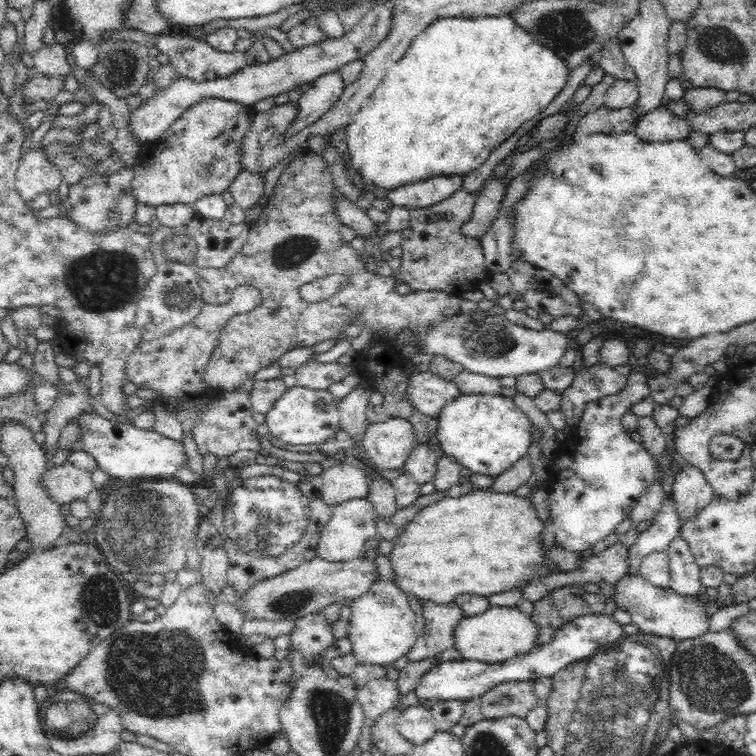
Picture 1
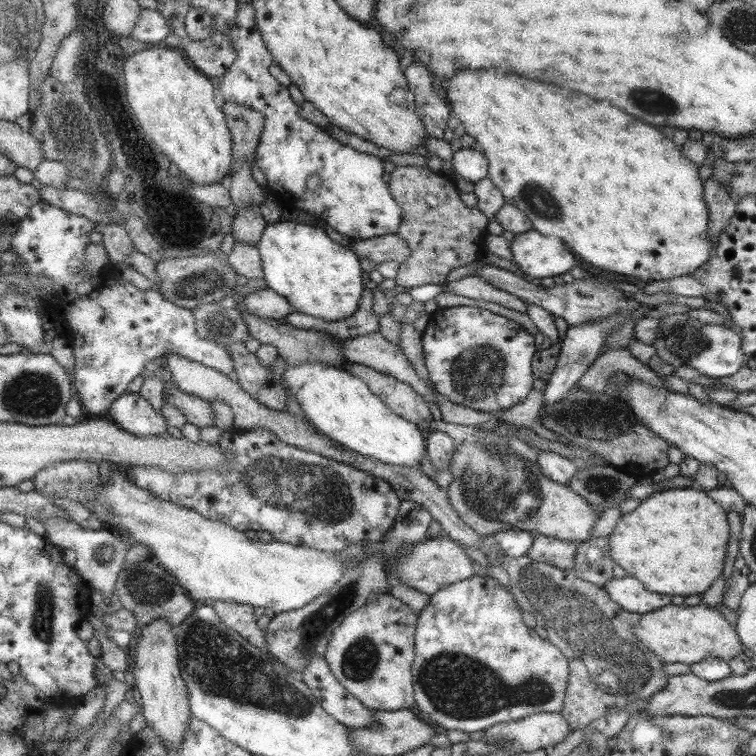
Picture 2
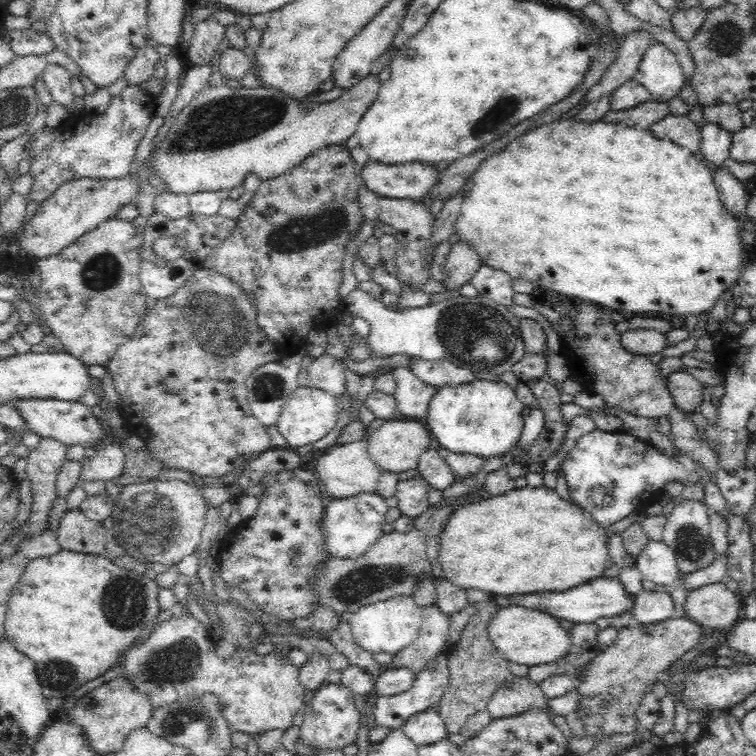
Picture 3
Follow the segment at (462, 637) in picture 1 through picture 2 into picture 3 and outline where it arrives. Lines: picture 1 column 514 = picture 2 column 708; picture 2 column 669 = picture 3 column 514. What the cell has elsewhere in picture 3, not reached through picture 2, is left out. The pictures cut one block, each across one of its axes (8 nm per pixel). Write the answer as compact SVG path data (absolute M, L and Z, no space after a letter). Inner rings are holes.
M520 605L499 606L487 624L487 636L496 651L502 653L508 661L526 664L528 667L562 659L571 642L567 630L558 625L555 617Z

